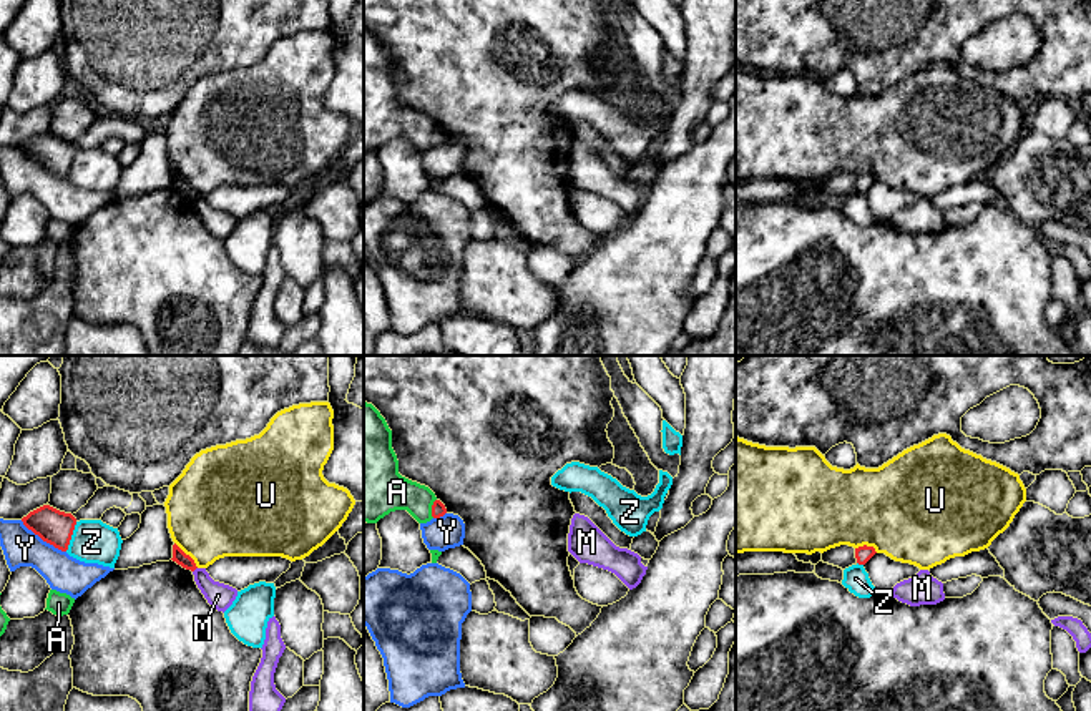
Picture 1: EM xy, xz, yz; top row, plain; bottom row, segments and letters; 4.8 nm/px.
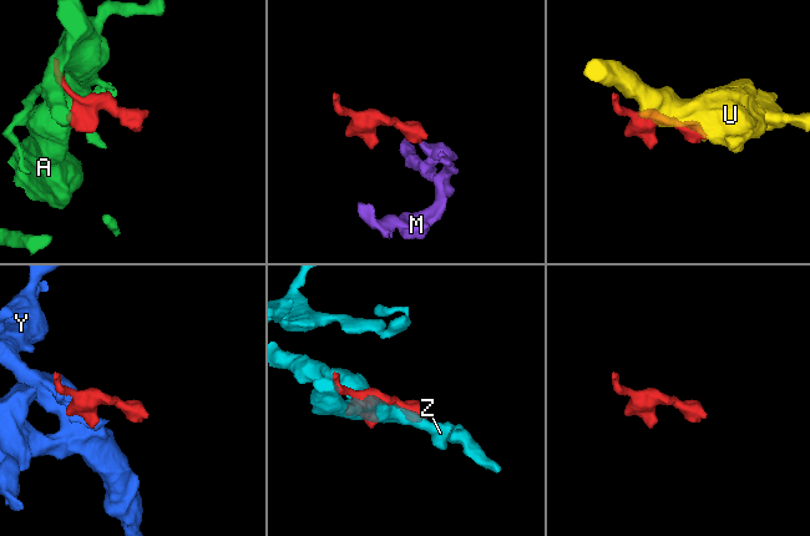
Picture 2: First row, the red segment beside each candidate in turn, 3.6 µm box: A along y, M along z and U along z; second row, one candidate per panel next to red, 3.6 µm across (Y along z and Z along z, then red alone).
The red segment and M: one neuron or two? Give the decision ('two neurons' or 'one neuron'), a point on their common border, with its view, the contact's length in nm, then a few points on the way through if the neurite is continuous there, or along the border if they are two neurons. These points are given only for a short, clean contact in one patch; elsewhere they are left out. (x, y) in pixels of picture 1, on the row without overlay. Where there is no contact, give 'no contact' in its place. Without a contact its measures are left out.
two neurons | xy (195, 196) | 40 nm | along xy (196, 195), (193, 200)

